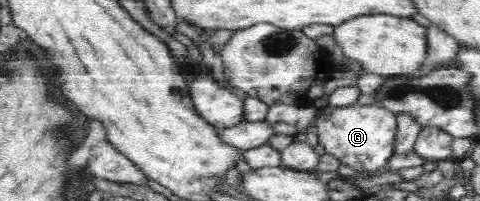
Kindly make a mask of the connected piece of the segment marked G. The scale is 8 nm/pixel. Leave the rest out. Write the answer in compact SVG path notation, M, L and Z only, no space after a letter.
M375 103L332 107L330 104L322 115L317 116L318 142L325 152L333 154L345 167L363 179L373 178L375 174L389 168L389 160L395 154L398 124L396 114Z

